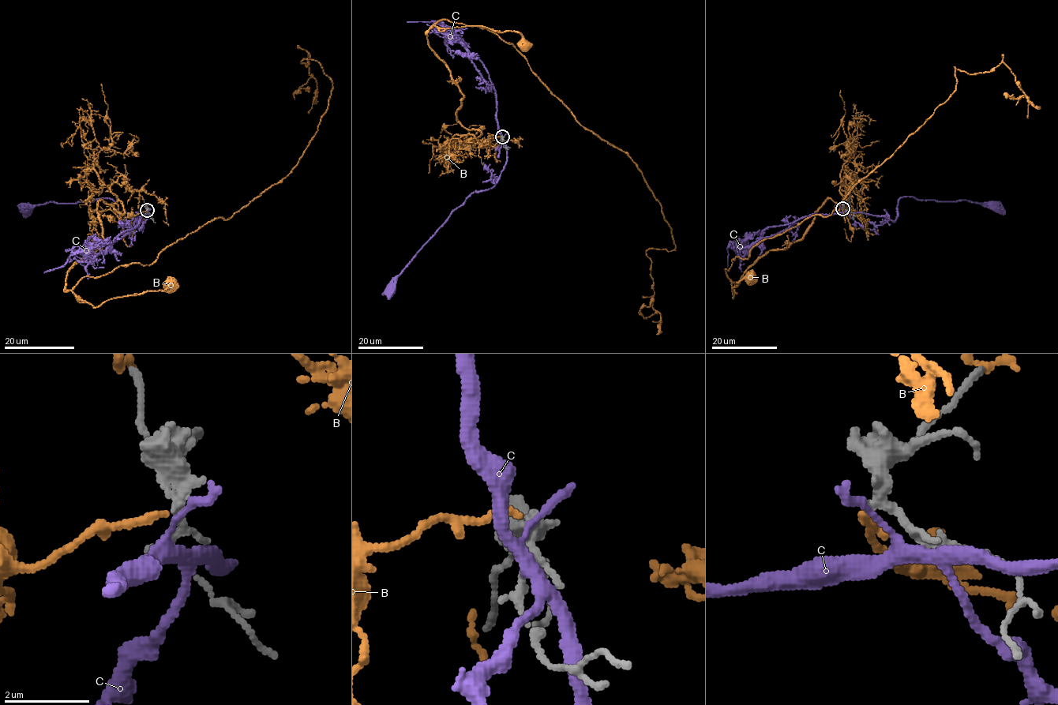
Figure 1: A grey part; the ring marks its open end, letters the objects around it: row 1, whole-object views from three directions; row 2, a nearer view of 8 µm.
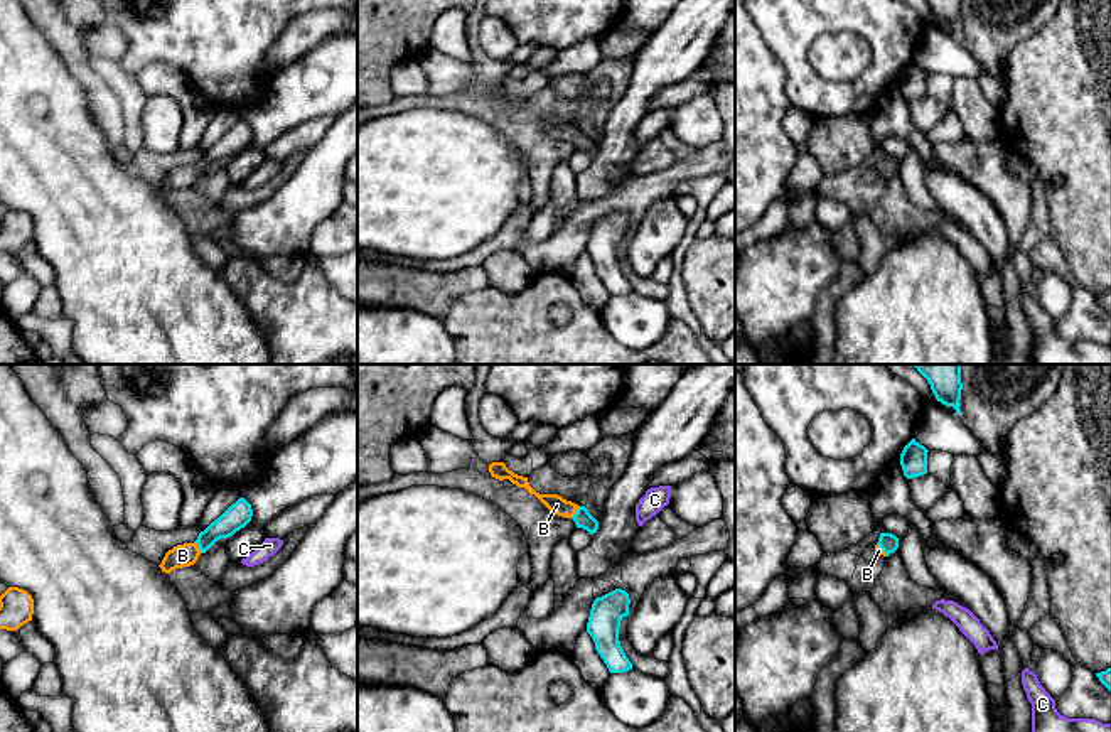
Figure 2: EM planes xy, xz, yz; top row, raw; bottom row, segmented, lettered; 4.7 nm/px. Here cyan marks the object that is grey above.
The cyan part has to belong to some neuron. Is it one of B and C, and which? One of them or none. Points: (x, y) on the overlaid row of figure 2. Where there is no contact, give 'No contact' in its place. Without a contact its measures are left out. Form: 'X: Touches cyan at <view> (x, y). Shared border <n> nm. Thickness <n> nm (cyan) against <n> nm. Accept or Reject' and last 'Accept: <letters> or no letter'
B: Touches cyan at xz (575, 513). Shared border 80 nm. Thickness 90 nm (cyan) against 90 nm. Accept
C: No contact. Reject
Accept: B

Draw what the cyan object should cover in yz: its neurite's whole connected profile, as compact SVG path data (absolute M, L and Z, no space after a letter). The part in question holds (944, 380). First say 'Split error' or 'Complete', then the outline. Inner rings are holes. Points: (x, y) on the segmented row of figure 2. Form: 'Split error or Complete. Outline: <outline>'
Complete. Outline: M910 364L914 366L931 385L931 390L937 401L956 410L959 413L961 400L961 364Z

